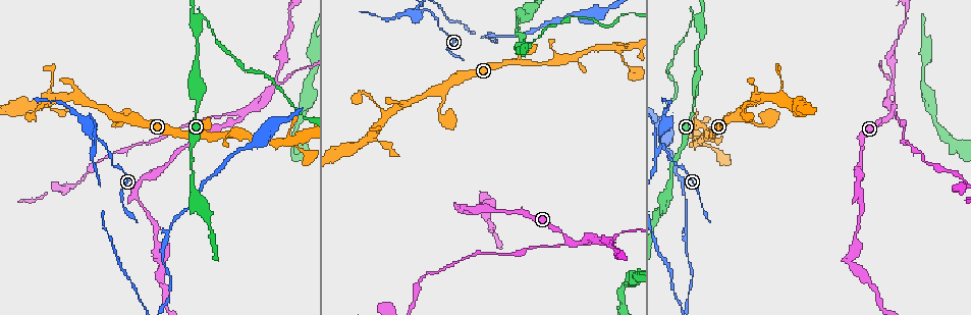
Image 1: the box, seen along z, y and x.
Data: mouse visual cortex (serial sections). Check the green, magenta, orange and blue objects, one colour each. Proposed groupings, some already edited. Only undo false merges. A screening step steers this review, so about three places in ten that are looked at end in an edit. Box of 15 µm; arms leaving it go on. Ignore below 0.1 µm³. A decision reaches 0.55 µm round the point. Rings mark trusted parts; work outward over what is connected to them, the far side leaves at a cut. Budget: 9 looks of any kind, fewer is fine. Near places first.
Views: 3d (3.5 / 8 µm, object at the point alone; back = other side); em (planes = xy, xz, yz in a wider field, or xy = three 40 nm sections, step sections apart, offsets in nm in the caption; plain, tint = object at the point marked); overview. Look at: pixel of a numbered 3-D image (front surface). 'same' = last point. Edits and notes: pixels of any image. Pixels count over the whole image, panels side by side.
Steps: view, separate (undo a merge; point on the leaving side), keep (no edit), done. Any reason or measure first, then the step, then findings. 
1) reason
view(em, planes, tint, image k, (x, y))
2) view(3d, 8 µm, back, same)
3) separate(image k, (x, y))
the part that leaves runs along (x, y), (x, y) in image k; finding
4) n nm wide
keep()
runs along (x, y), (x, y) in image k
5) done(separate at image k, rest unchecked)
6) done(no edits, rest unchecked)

arms part here
view(3d, 8 µm, image 1, (420, 11))

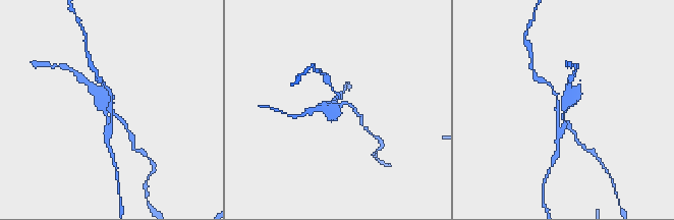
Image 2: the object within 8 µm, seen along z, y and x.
view(em, xy, step 2, tint, image 2, (564, 108))

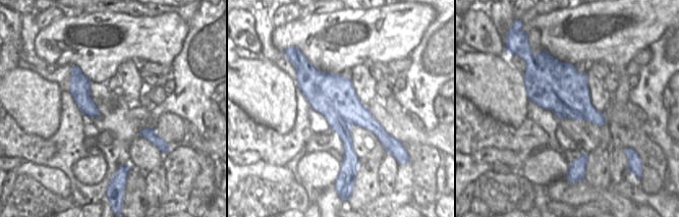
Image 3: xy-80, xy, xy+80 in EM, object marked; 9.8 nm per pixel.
separate(image 2, (559, 132))
a second cell is stuck on

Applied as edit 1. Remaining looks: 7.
view(overview)

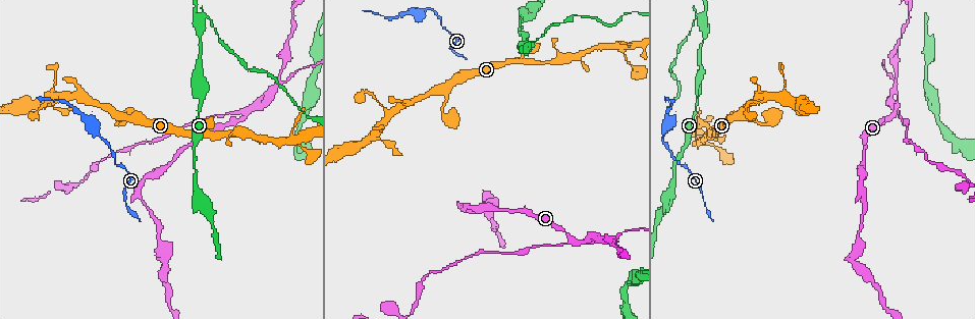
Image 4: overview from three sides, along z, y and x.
narrows sharply
view(3d, 3.5 µm, image 4, (378, 101))

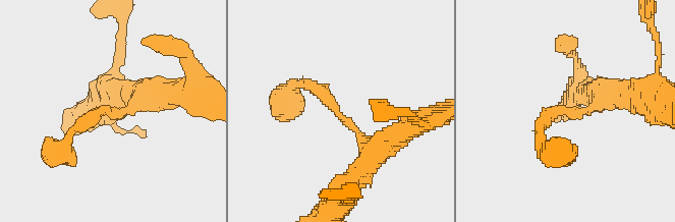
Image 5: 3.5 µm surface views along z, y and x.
keep()
runs along (385, 145), (363, 140), (314, 87), (294, 87) in image 5; continuous, no second cell

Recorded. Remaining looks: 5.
sharp bend
view(3d, 3.5 µm, image 4, (527, 47))

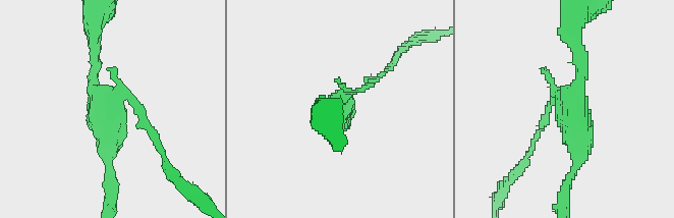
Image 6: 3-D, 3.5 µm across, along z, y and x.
now the EM
view(em, xy, step 1, tint, image 6, (109, 107))

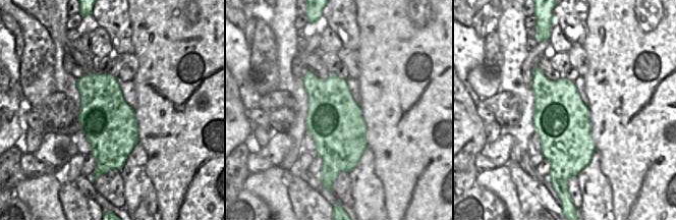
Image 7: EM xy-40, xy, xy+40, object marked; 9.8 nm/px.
cut it another way
view(em, xy, step 2, tint, same)

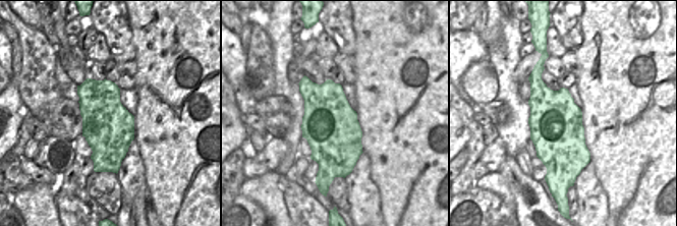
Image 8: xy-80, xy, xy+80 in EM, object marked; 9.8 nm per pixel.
separate(image 6, (147, 125))
the part that leaves runs along (126, 96), (138, 109), (170, 174) in image 6; two cells meet here

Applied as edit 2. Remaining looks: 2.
done(separate at image 2, separate at image 6, rest unchecked)

